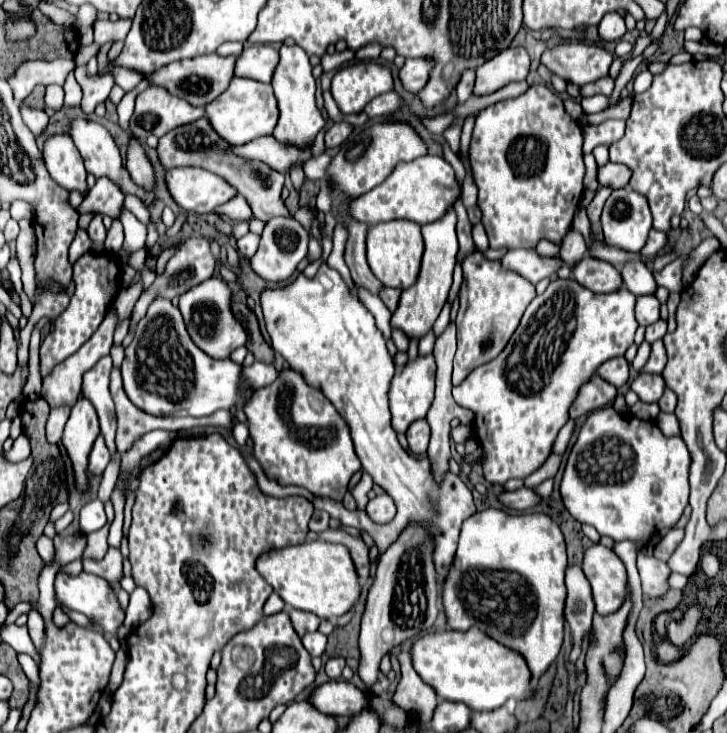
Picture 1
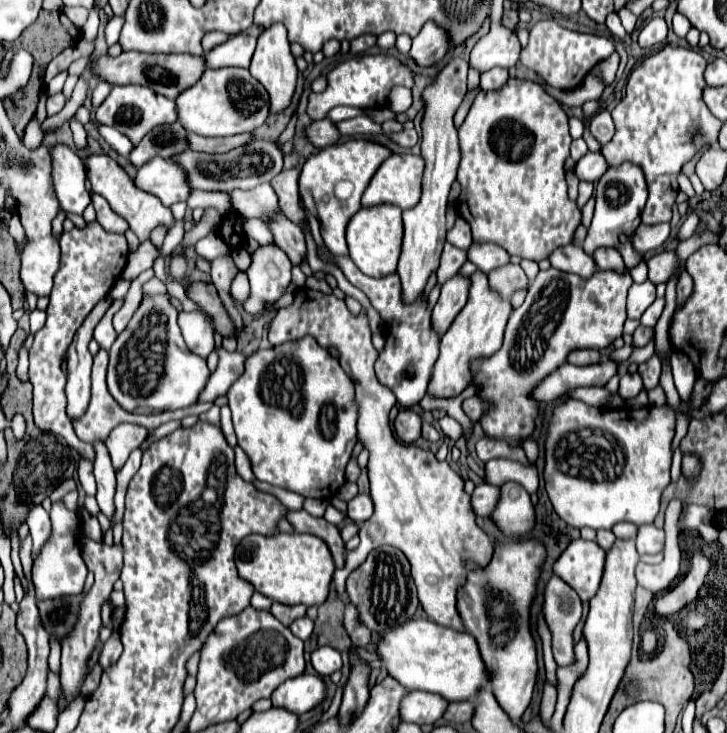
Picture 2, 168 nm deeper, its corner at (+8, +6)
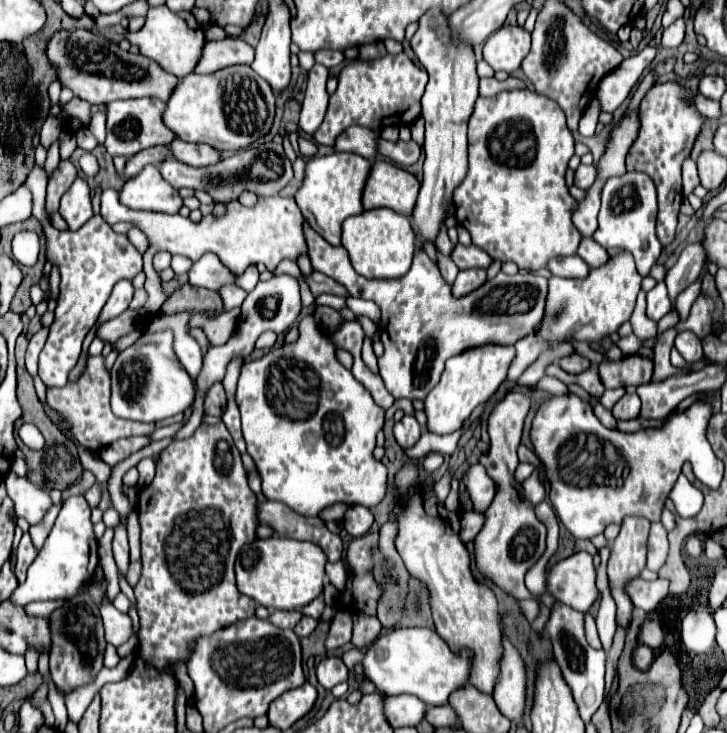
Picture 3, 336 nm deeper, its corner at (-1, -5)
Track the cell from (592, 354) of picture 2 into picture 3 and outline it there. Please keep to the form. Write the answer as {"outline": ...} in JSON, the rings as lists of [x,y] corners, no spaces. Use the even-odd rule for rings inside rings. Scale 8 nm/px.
{"outline":[[[572,353],[572,355],[564,357],[564,359],[560,359],[560,367],[564,371],[568,371],[568,373],[582,373],[582,371],[586,371],[590,367],[590,361],[586,357],[578,355],[578,353]]]}

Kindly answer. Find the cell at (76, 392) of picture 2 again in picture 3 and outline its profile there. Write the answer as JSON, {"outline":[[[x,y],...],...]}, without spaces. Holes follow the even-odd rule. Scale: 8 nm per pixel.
{"outline":[[[130,281],[118,283],[118,285],[114,287],[114,291],[112,291],[108,303],[106,303],[106,307],[102,309],[102,313],[100,313],[100,317],[98,317],[96,329],[98,329],[102,323],[106,323],[106,321],[110,321],[110,319],[114,319],[114,317],[118,317],[118,315],[122,315],[122,313],[128,309],[130,301],[132,301],[132,293],[134,293],[134,287],[132,287]]]}

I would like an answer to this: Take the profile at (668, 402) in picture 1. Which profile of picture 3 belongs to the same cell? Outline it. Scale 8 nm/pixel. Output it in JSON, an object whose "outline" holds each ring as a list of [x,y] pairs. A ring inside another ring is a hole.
{"outline":[[[668,329],[666,333],[658,335],[658,345],[654,347],[654,375],[652,381],[660,381],[660,379],[668,379],[676,373],[682,373],[682,369],[672,367],[670,363],[670,347],[674,343],[676,331]]]}

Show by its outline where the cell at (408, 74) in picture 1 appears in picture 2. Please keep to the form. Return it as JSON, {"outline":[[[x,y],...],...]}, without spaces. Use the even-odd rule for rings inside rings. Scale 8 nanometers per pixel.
{"outline":[[[429,20],[421,28],[421,32],[413,38],[413,48],[411,48],[409,56],[419,66],[431,66],[445,58],[449,46],[451,46],[449,34],[441,26],[437,26],[435,22]]]}

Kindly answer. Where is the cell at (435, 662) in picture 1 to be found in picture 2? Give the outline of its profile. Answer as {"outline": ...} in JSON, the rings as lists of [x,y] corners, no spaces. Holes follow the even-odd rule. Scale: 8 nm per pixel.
{"outline":[[[425,618],[407,620],[405,624],[383,632],[383,636],[375,642],[375,650],[385,664],[387,674],[405,690],[433,692],[449,702],[471,700],[477,694],[477,688],[487,684],[485,664],[473,636]]]}

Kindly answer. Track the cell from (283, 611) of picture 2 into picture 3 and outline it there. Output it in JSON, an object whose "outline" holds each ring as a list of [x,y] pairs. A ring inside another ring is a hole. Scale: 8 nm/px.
{"outline":[[[272,611],[268,621],[274,623],[276,627],[282,627],[282,629],[294,629],[302,617],[304,615],[300,611]]]}

